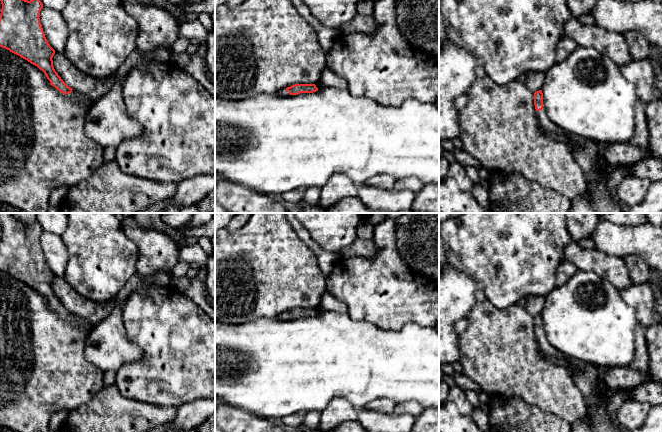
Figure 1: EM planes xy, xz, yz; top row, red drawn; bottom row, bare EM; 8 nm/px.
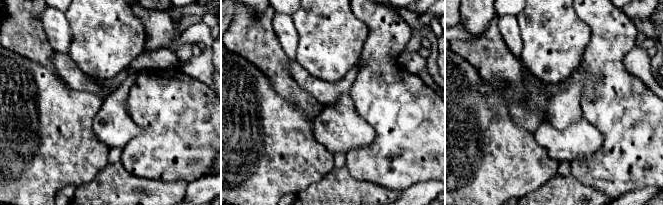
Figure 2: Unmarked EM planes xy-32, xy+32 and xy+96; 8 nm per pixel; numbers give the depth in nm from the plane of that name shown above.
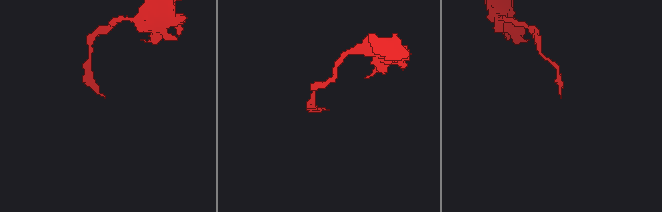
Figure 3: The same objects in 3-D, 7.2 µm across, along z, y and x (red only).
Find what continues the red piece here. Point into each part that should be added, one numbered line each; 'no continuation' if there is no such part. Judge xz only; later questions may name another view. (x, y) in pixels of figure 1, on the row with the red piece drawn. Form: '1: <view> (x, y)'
1: xz (283, 92)

